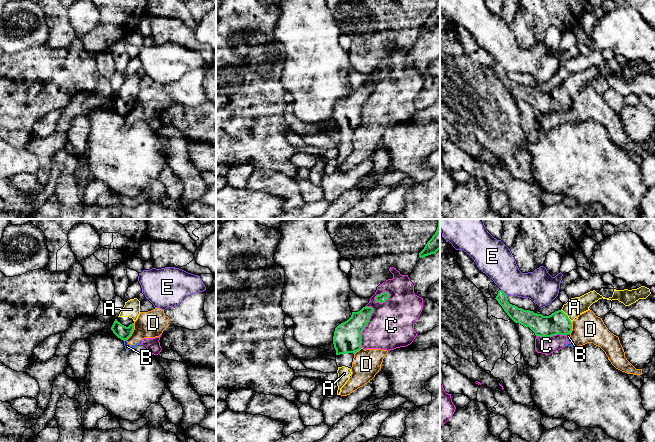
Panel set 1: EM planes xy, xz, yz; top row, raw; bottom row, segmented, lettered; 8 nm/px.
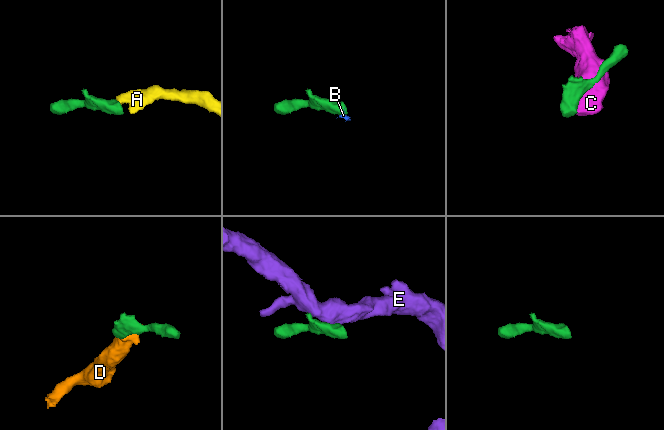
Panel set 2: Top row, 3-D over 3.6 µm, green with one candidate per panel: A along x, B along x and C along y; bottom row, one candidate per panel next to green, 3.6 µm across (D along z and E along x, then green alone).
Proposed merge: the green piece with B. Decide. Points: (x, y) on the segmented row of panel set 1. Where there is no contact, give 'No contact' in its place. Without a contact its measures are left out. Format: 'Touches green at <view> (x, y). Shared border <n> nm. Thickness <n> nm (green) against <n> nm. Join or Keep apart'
Touches green at yz (567, 334). Shared border 40 nm. Thickness 180 nm (green) against 30 nm. Keep apart

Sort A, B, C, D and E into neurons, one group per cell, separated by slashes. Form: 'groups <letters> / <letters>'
groups A / B C D / E

